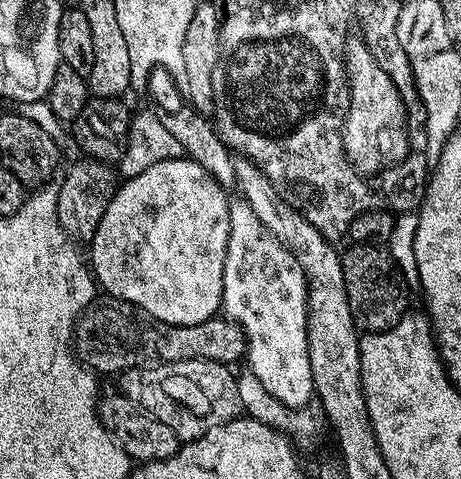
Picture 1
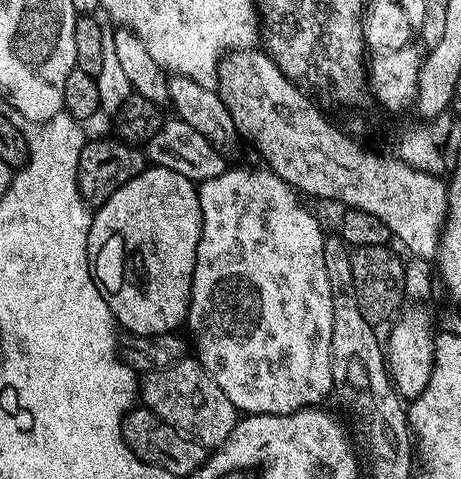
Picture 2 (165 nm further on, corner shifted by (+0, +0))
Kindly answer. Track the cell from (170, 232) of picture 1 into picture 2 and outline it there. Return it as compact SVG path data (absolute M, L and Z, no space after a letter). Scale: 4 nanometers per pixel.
M155 166L137 172L130 182L116 188L101 208L95 209L88 235L88 264L102 298L106 298L106 306L110 306L113 321L123 331L125 328L125 333L149 338L167 336L187 321L201 230L202 210L197 185L174 170Z

